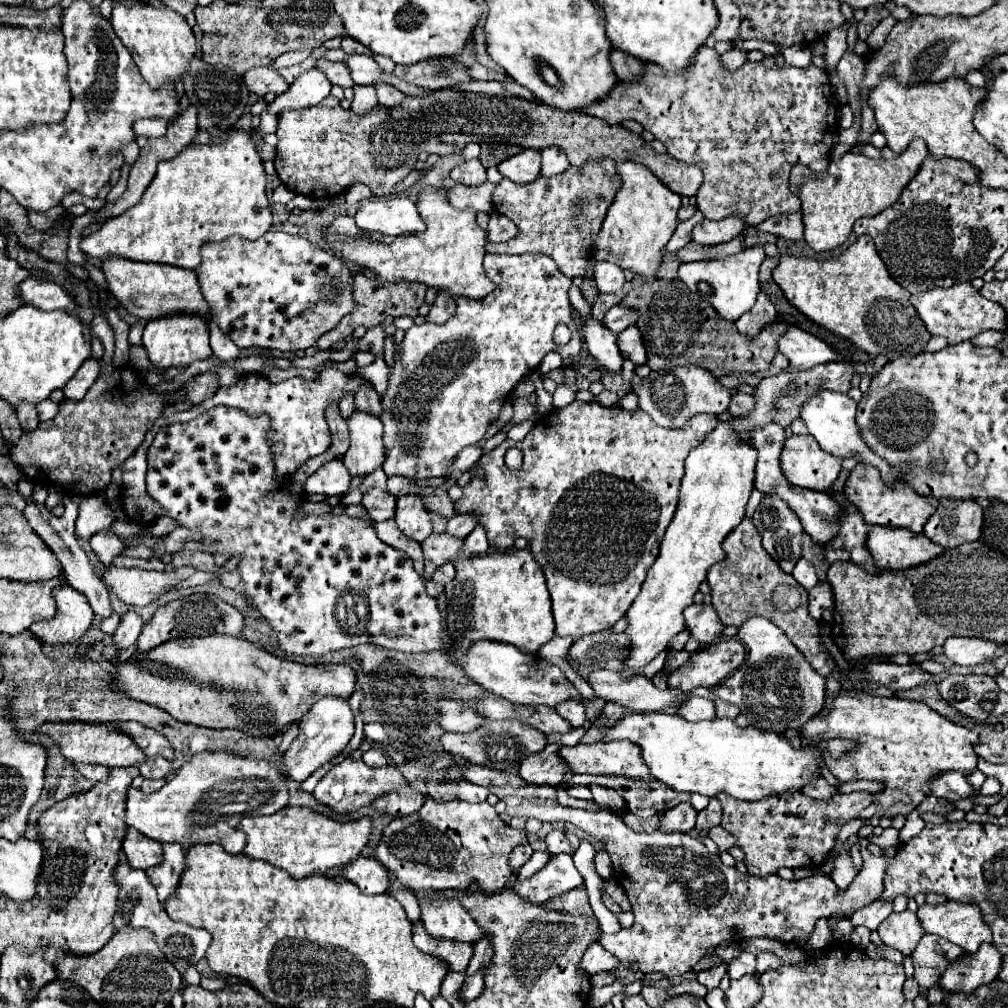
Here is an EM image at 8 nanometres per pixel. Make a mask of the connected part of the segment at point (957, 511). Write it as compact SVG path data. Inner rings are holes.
M940 500L938 510L924 526L924 536L944 548L974 542L982 532L982 514L974 500Z

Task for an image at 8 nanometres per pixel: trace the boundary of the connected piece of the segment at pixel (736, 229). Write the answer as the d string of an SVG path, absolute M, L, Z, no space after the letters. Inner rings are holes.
M738 216L732 218L724 218L720 222L712 222L712 220L704 220L702 224L696 224L692 230L692 240L696 244L704 244L704 246L716 246L722 242L728 242L732 238L736 238L738 234L742 234L744 230L744 222L740 222Z

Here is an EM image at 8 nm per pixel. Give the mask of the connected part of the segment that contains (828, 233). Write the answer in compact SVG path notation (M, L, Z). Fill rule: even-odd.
M914 138L914 142L892 160L872 160L860 152L848 152L840 160L828 166L824 178L816 178L816 174L806 166L794 166L790 174L790 190L802 202L802 224L804 238L814 252L830 252L842 246L850 232L852 224L864 216L876 216L888 206L892 206L908 182L918 174L924 158L928 156L928 148L924 140Z

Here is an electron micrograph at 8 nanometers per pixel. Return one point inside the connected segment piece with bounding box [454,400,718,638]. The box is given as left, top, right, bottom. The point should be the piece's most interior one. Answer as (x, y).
(598, 486)

